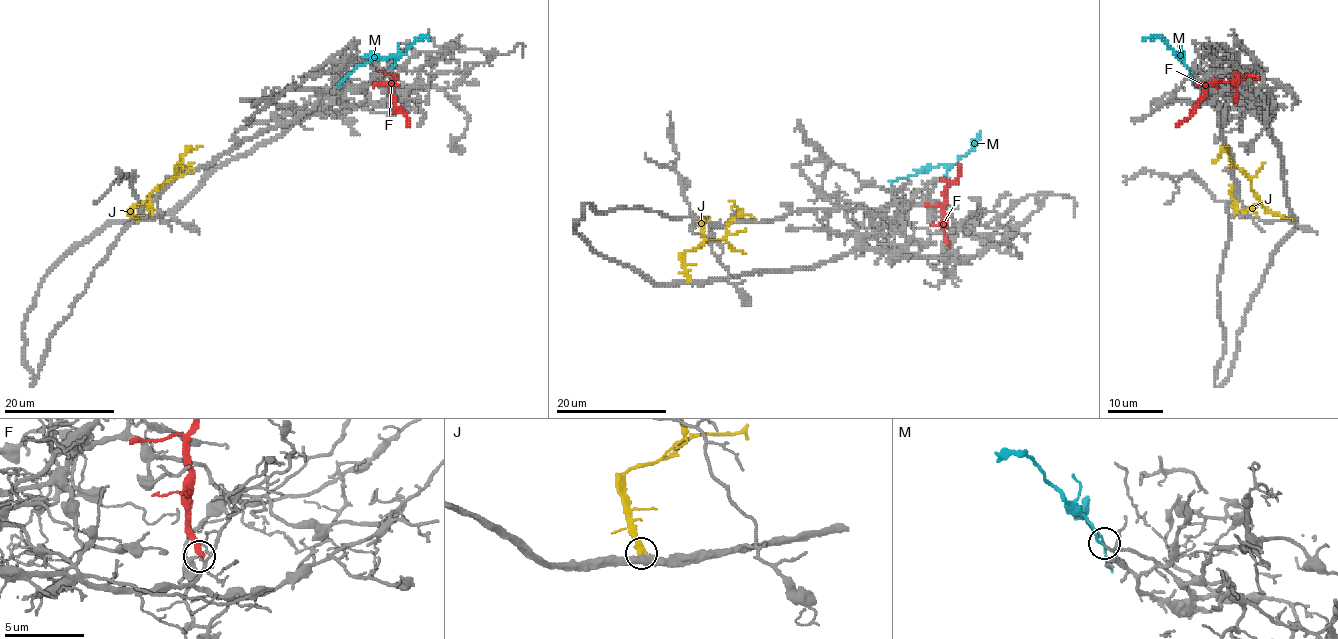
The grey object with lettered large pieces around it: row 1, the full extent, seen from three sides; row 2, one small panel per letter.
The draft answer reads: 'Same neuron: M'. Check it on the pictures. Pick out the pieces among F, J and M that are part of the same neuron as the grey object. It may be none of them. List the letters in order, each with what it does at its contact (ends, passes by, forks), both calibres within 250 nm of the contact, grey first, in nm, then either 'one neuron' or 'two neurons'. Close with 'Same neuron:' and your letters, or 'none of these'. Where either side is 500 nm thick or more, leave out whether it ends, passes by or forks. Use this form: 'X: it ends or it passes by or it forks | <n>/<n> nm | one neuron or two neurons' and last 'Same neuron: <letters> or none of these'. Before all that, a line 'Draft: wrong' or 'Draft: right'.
Draft: right
F: it ends | 400/360 nm | two neurons
J: it ends | 440/360 nm | two neurons
M: it ends | 190/170 nm | one neuron
Same neuron: M

